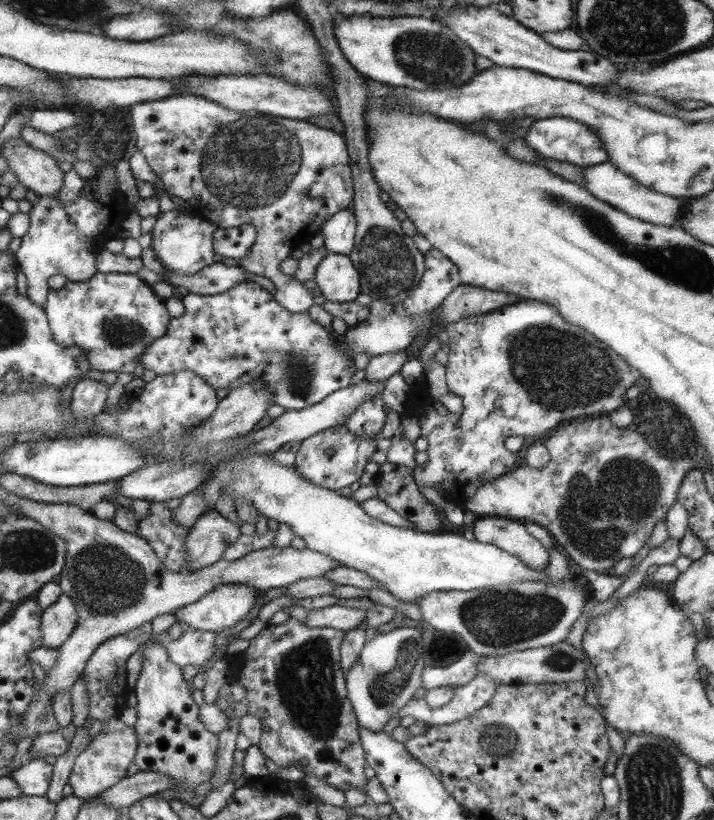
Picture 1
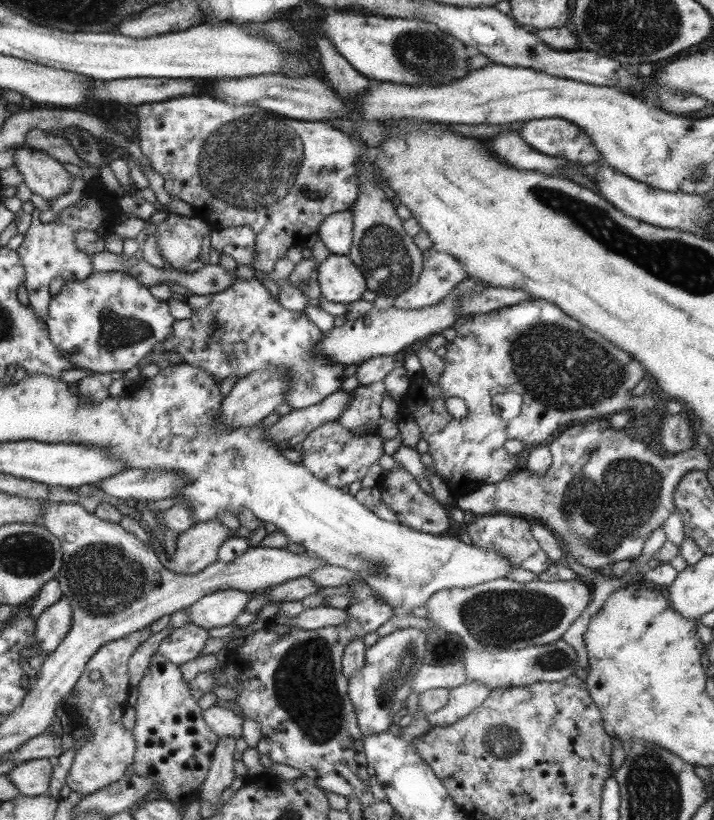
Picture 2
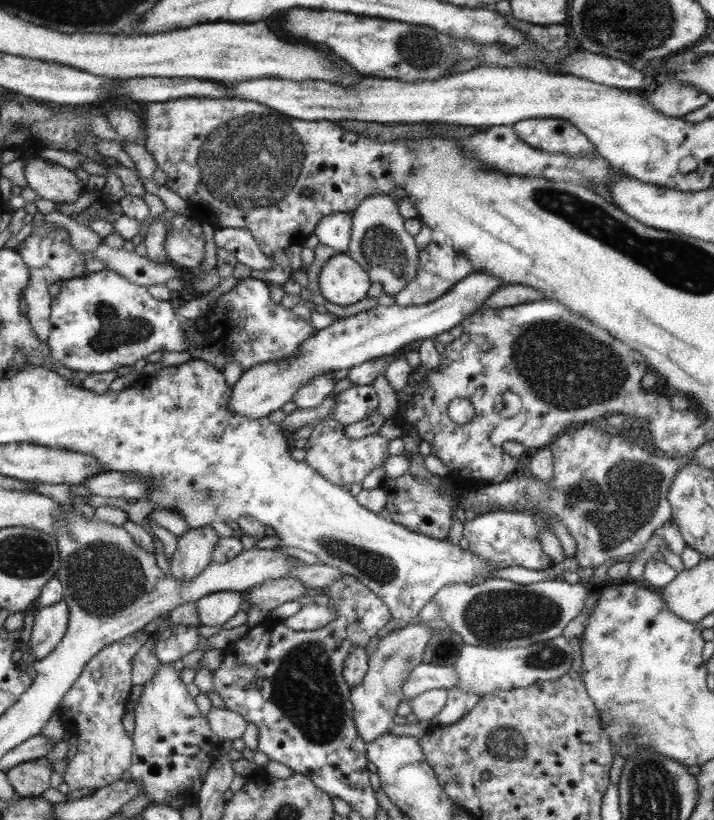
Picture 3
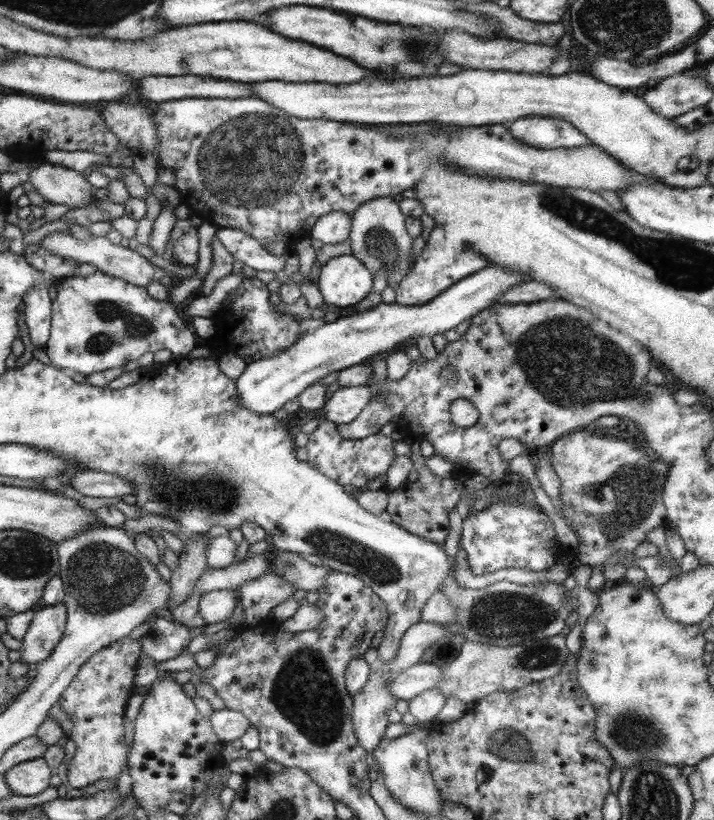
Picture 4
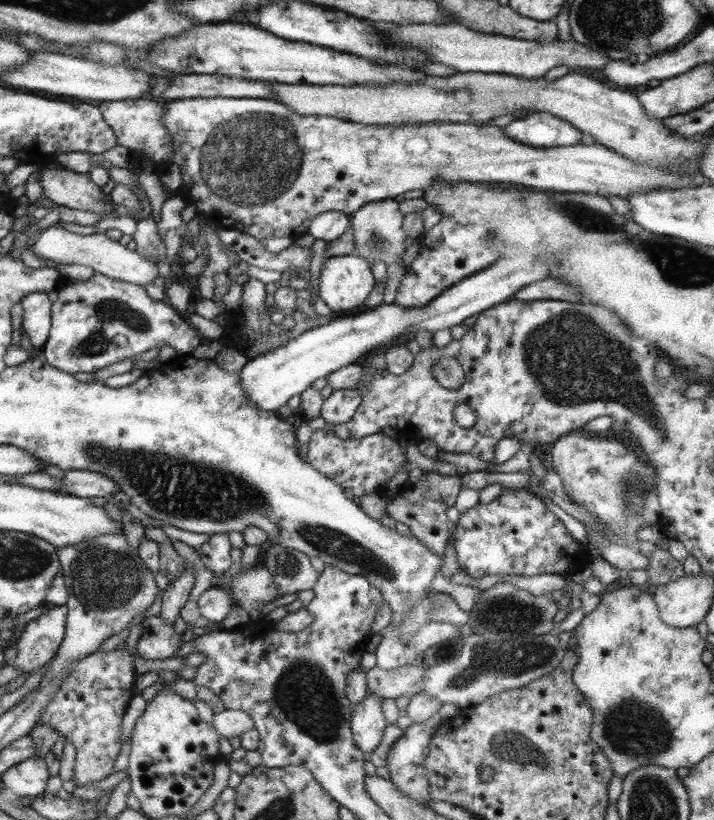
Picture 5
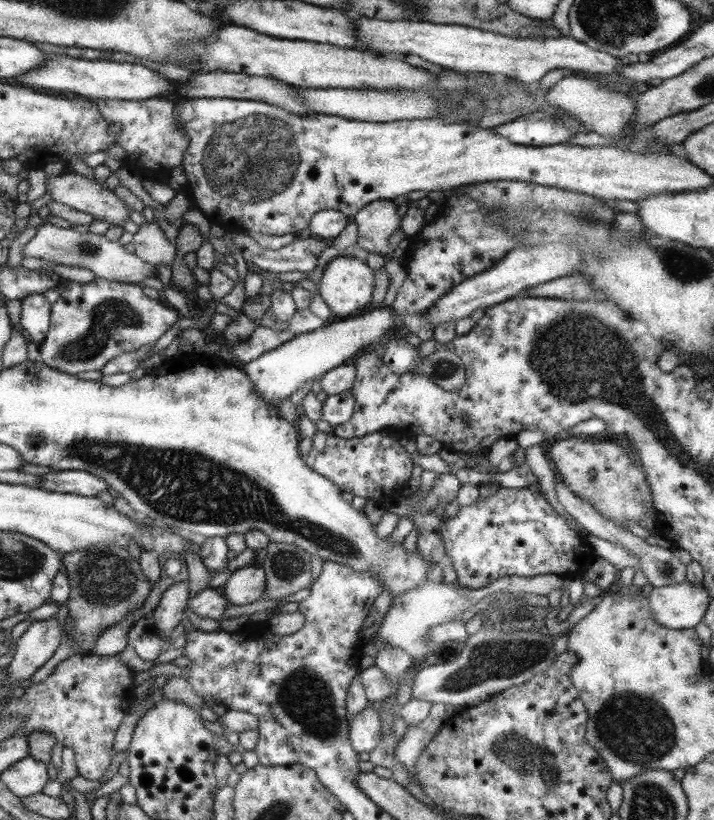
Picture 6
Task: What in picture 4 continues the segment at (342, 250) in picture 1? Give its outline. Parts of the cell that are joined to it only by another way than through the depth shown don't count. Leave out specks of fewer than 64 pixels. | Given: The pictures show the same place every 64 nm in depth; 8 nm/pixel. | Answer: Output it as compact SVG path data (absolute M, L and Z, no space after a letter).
M329 212L323 214L311 230L311 238L321 240L323 244L337 244L349 238L351 232L351 216L345 212Z

